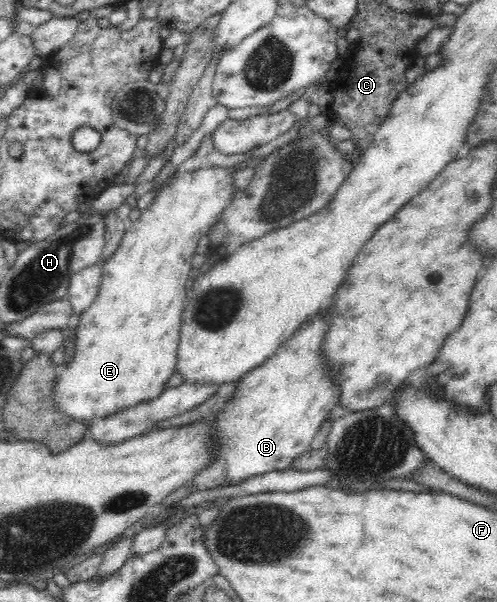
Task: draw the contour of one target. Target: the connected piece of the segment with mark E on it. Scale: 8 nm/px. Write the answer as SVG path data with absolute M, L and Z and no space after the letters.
M207 166L181 173L145 209L140 210L137 221L127 223L118 248L100 263L102 280L97 300L79 315L75 355L57 375L53 400L61 412L88 423L93 418L150 400L164 390L164 381L174 373L186 301L185 285L190 278L191 261L197 253L197 242L216 227L239 192L233 172L224 167Z

